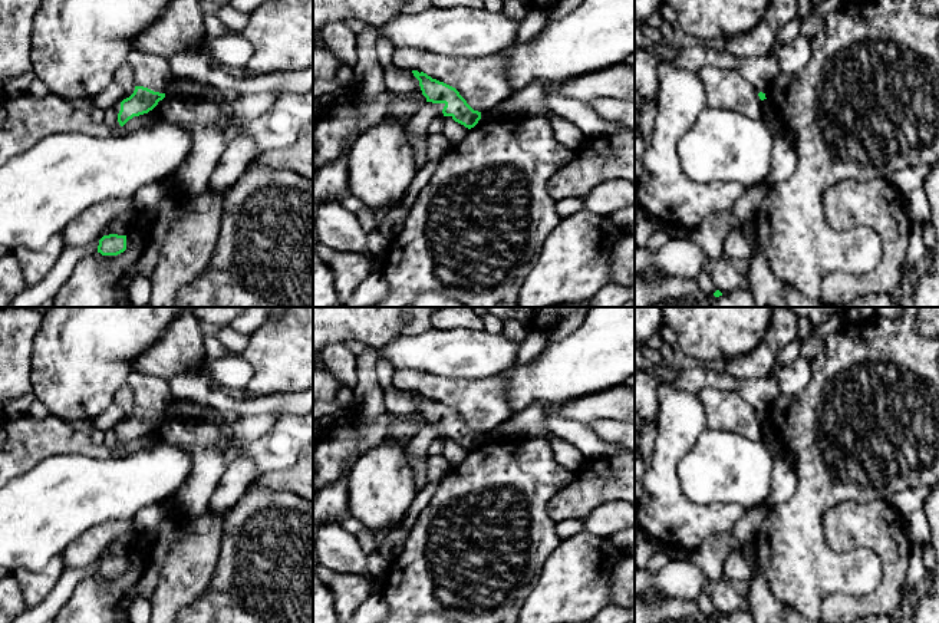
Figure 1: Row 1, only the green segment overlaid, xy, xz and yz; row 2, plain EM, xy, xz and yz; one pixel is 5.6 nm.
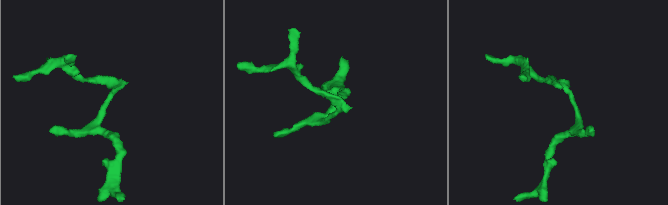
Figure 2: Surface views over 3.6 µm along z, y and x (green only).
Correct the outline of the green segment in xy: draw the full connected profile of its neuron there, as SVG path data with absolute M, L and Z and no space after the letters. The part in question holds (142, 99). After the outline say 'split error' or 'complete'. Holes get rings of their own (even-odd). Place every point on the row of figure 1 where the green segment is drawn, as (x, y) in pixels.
M135 86L134 93L121 102L118 122L123 126L134 116L139 116L152 111L165 93L154 92L144 86Z; complete

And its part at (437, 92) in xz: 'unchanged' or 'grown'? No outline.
unchanged

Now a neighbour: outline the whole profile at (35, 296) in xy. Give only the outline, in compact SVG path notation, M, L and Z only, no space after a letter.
M134 208L115 217L102 233L86 245L65 245L46 277L34 286L26 287L10 301L9 307L40 307L45 301L53 299L67 281L76 264L98 253L99 240L109 234L126 235L136 215L138 211Z

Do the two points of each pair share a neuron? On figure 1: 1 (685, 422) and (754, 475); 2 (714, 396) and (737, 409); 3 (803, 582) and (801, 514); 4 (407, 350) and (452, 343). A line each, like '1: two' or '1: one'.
1: two
2: one
3: one
4: one

